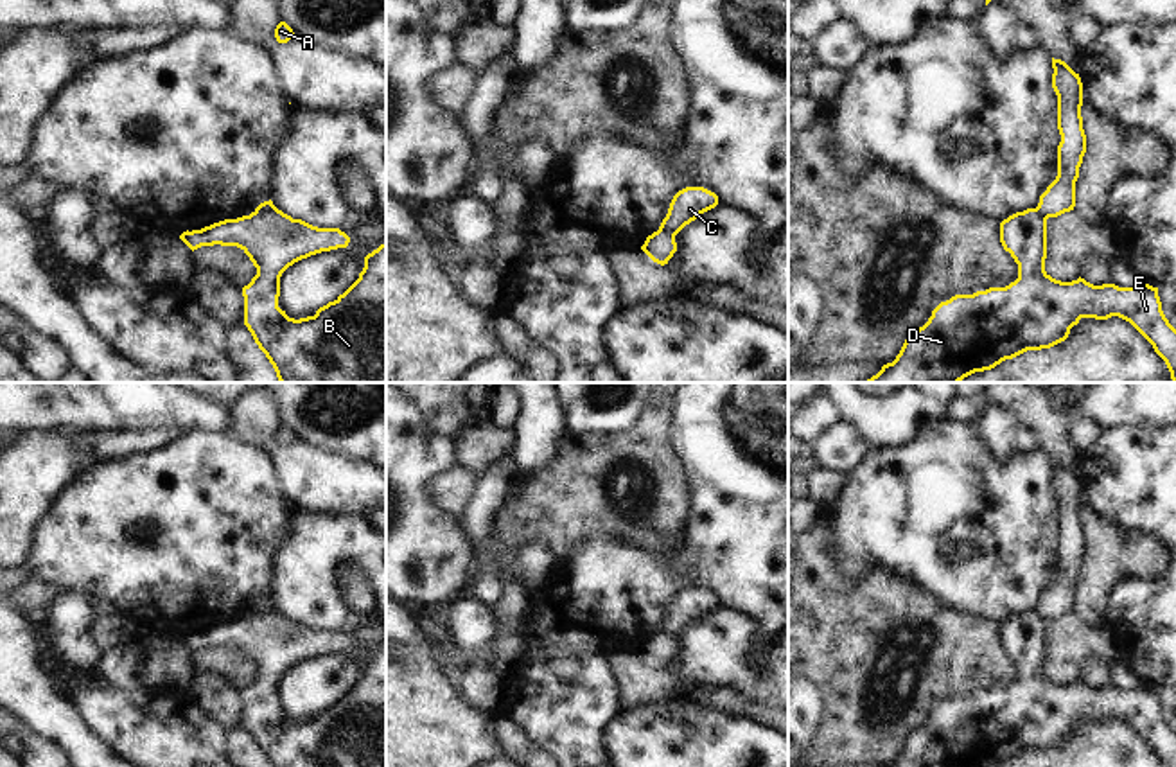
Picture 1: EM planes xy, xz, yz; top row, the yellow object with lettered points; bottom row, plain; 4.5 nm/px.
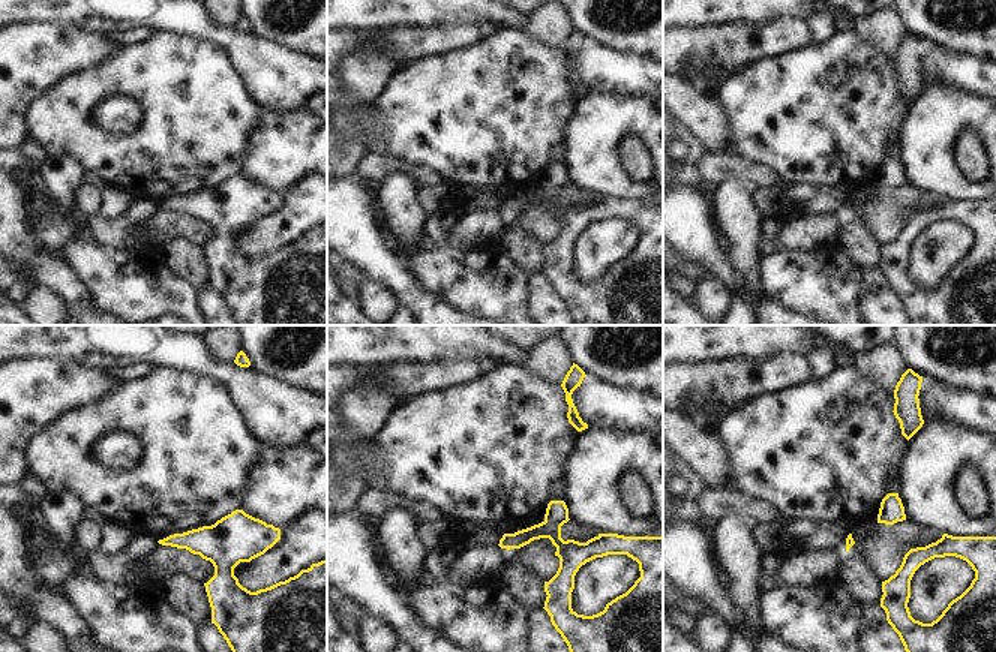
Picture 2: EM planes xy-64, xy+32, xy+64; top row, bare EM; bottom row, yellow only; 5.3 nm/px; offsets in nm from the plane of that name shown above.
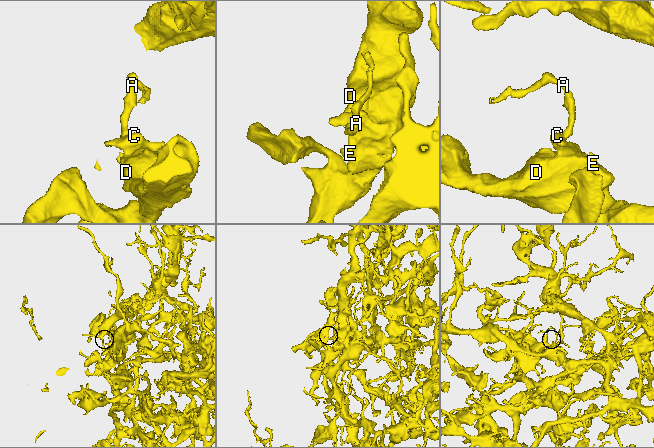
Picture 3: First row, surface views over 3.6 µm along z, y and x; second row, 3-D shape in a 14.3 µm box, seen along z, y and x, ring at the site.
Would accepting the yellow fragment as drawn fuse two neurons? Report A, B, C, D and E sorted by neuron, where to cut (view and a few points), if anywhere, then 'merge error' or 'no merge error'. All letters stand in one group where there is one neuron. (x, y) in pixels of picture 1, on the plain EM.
groups A / B C D E; cut xz (659, 631), (674, 638); merge error

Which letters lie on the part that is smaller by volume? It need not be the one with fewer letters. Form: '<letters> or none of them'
A

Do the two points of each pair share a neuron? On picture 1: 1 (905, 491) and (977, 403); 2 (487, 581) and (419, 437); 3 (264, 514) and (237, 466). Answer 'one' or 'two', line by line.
1: two
2: two
3: one

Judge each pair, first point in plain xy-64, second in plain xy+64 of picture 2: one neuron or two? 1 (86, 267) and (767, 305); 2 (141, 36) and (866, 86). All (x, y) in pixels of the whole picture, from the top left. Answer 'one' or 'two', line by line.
1: two
2: two

